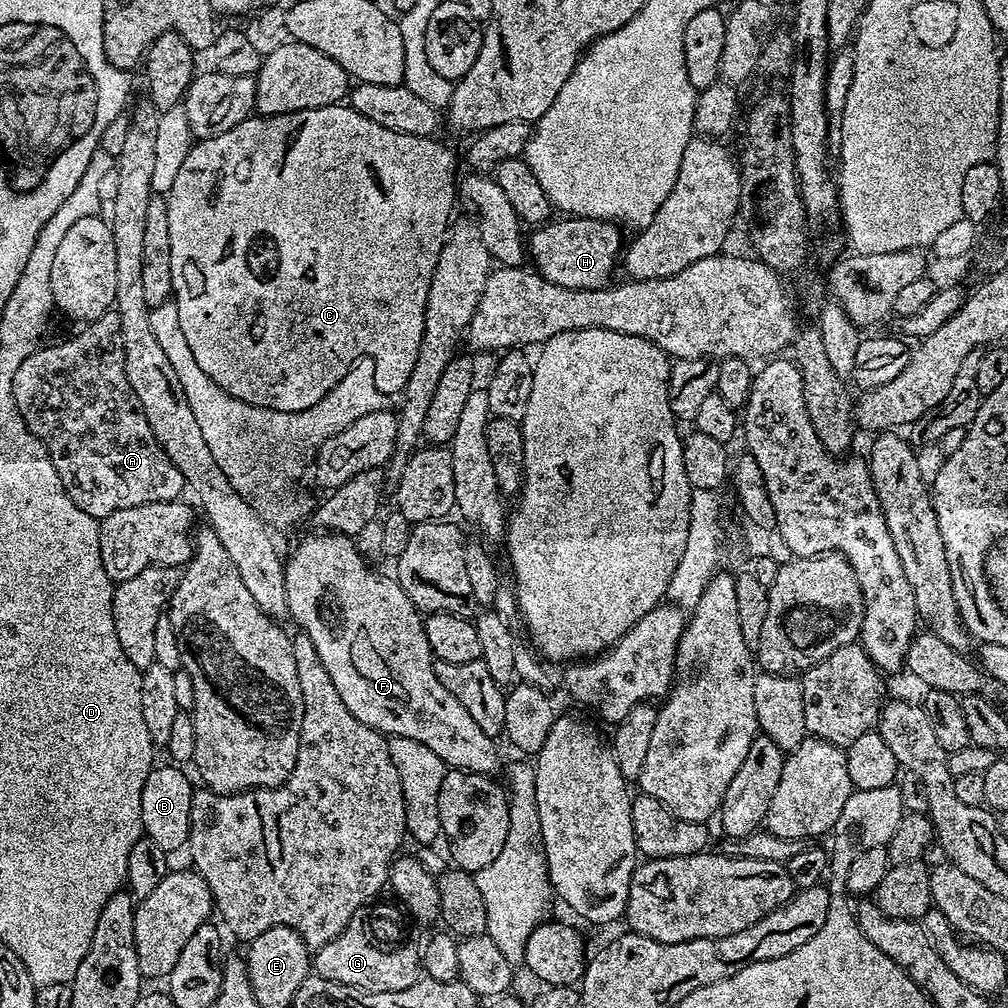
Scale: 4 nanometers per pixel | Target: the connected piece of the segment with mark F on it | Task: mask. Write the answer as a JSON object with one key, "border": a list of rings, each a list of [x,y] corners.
{"border":[[[316,534],[308,536],[284,560],[286,578],[286,602],[288,616],[296,619],[303,635],[308,636],[334,682],[334,690],[346,702],[346,710],[375,732],[383,732],[385,737],[401,736],[422,742],[429,750],[434,750],[438,758],[449,769],[461,772],[495,773],[500,764],[493,737],[482,734],[478,722],[470,718],[462,702],[438,682],[434,674],[430,642],[424,633],[421,613],[406,598],[402,586],[391,575],[383,576],[375,572],[373,565],[364,559],[357,541],[350,536],[339,534]]]}

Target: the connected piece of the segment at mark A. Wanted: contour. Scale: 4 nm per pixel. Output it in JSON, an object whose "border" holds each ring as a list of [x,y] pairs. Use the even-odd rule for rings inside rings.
{"border":[[[115,310],[102,314],[102,318],[85,323],[84,328],[77,336],[72,336],[69,340],[64,340],[61,344],[52,344],[37,348],[22,366],[18,366],[18,374],[14,374],[14,402],[18,402],[18,410],[26,422],[26,426],[40,439],[46,446],[50,462],[54,470],[58,470],[58,478],[62,478],[62,486],[66,490],[68,497],[86,514],[103,518],[114,514],[114,510],[126,510],[130,506],[146,506],[150,502],[166,502],[167,500],[179,500],[185,491],[182,474],[178,474],[178,466],[166,458],[162,446],[154,438],[154,430],[150,430],[150,422],[146,422],[146,414],[142,414],[142,406],[130,390],[130,382],[126,382],[126,366],[124,365],[124,347],[122,346],[122,322],[118,318]]]}

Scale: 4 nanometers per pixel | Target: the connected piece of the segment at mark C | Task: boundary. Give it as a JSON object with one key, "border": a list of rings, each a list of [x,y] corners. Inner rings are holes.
{"border":[[[344,102],[277,116],[253,114],[234,126],[234,130],[226,130],[226,134],[196,140],[190,154],[186,154],[186,162],[182,162],[178,169],[174,186],[170,186],[166,199],[170,218],[172,294],[178,306],[182,331],[186,333],[186,343],[190,345],[198,366],[202,366],[202,370],[206,370],[226,394],[270,410],[297,412],[314,406],[314,402],[342,382],[344,375],[352,369],[352,363],[360,356],[373,357],[379,371],[388,375],[396,394],[403,393],[410,370],[414,370],[418,362],[430,282],[450,232],[456,196],[458,200],[456,156],[440,138],[386,130],[386,126],[370,122],[370,118],[358,114],[358,110]]]}

